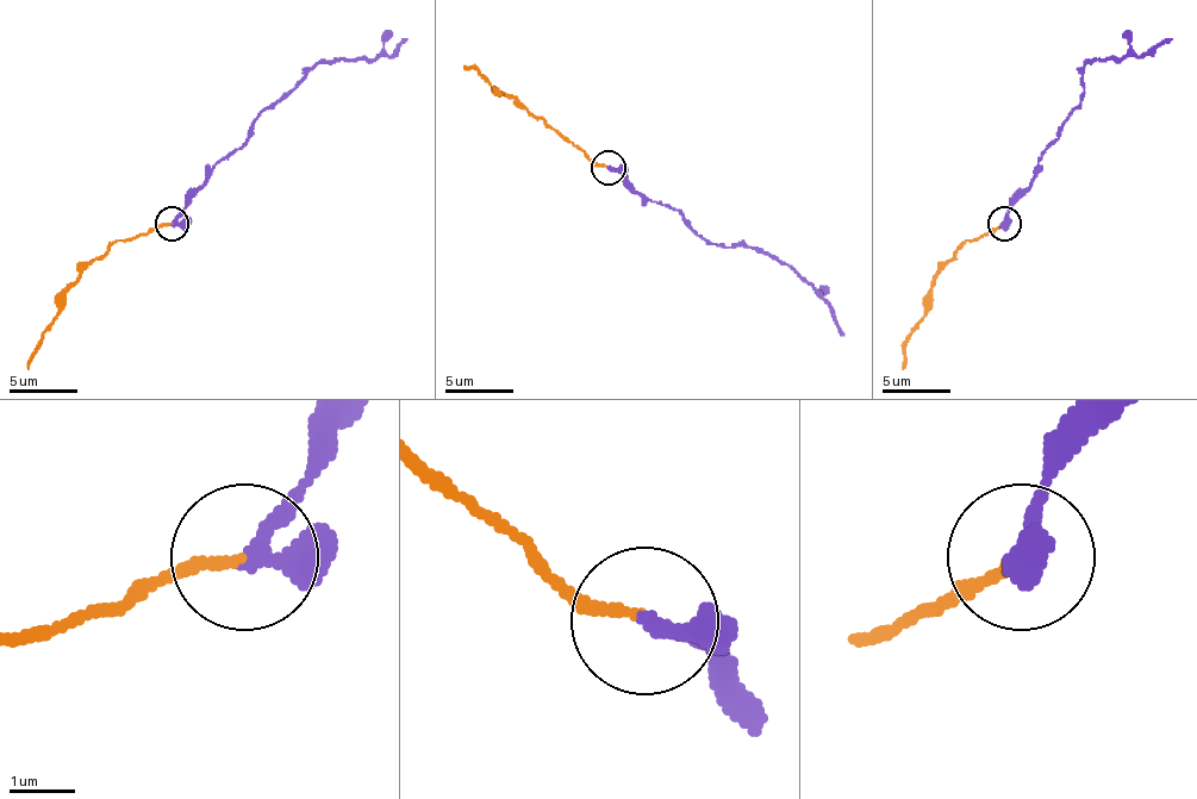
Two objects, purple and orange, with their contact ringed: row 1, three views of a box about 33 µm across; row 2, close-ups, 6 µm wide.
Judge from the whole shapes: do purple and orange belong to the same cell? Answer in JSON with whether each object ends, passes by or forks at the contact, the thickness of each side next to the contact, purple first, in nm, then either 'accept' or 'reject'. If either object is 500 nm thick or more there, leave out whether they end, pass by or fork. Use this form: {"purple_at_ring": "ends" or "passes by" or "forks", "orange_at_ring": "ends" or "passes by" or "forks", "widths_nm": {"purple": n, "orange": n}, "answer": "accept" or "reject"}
{"purple_at_ring": "passes by", "orange_at_ring": "ends", "widths_nm": {"purple": 240, "orange": 160}, "answer": "accept"}

